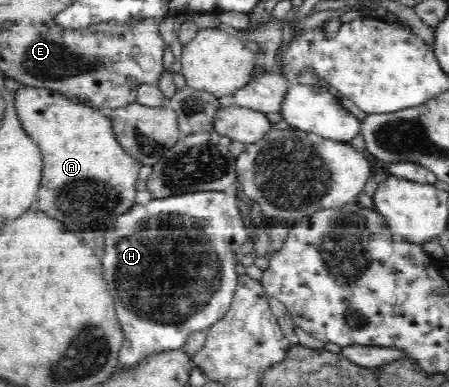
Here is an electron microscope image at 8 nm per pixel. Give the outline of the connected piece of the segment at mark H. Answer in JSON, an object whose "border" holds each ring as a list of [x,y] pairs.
{"border":[[[206,190],[187,192],[187,194],[168,196],[167,198],[154,198],[147,204],[132,206],[127,214],[117,217],[117,220],[114,222],[115,226],[107,229],[105,235],[105,242],[107,242],[105,244],[105,256],[101,258],[103,270],[105,270],[103,278],[107,282],[111,298],[115,302],[117,319],[125,335],[125,340],[118,356],[118,366],[135,366],[135,363],[139,362],[140,359],[145,358],[147,354],[155,354],[156,351],[177,350],[177,348],[181,348],[187,342],[187,338],[189,338],[191,332],[206,330],[209,326],[216,324],[229,311],[236,288],[239,287],[238,274],[236,272],[236,252],[242,244],[249,241],[252,237],[251,233],[247,232],[247,227],[243,223],[237,203],[239,202],[236,202],[235,206],[235,198],[229,198],[227,194],[215,192],[215,190],[211,190],[211,192],[207,192]]]}

